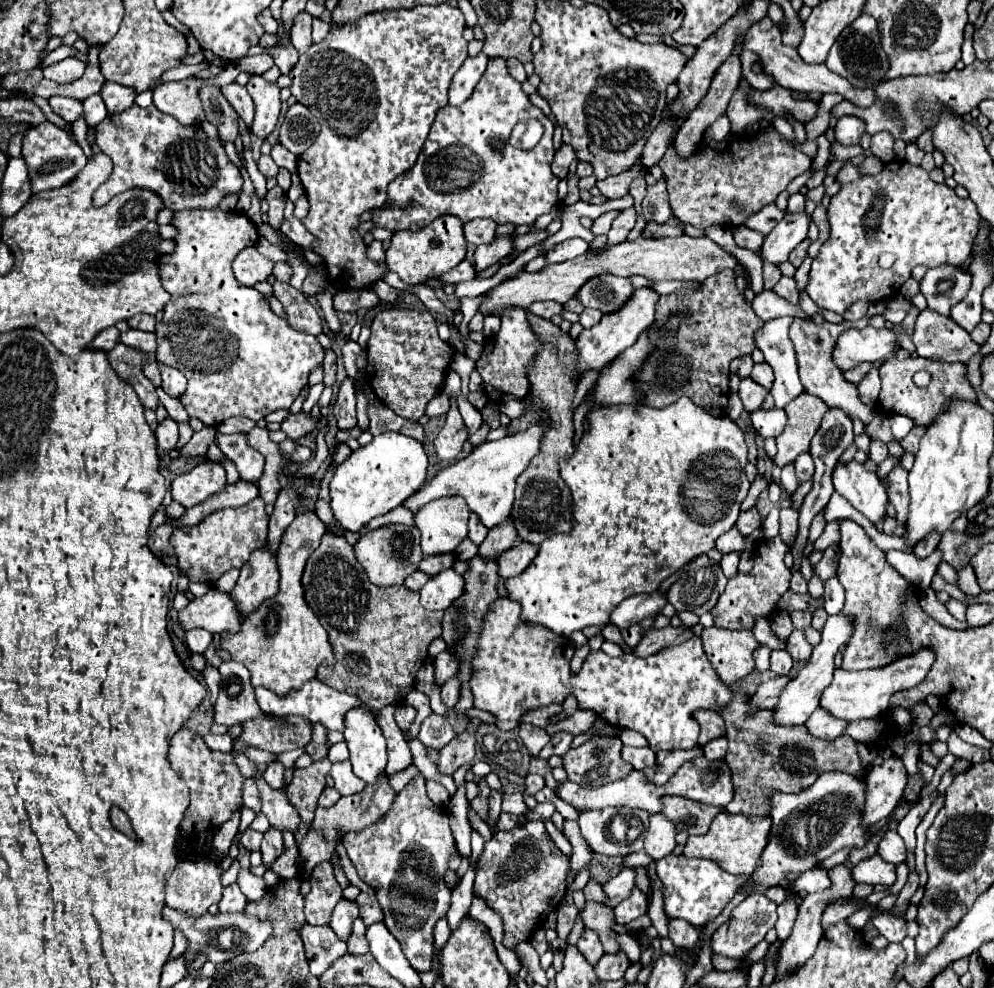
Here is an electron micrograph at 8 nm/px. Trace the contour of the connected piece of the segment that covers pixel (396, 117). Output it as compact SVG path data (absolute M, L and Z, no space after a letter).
M449 3L367 13L357 19L357 23L333 25L327 37L313 43L289 73L293 81L293 97L303 103L321 123L321 133L317 135L315 143L305 151L305 155L301 155L307 165L299 165L297 159L297 173L311 203L303 225L317 235L313 251L323 257L329 283L341 291L363 289L373 281L383 279L385 267L367 259L367 245L353 227L359 225L359 215L363 211L371 211L385 203L387 185L415 163L435 121L437 109L447 105L447 87L451 77L467 59L463 27L463 13Z

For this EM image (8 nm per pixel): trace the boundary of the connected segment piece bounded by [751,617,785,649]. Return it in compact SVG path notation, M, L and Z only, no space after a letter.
M757 617L757 625L753 625L751 631L753 631L755 639L757 639L761 645L767 645L767 647L771 647L771 649L785 649L785 643L781 643L781 641L773 635L767 617Z

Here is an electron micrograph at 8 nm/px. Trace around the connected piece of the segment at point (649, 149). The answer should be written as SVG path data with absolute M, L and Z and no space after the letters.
M673 121L669 123L659 123L657 129L651 133L645 149L643 149L643 165L645 167L651 167L655 163L659 163L659 159L663 157L663 153L667 151L667 143L671 139L671 127L673 127Z

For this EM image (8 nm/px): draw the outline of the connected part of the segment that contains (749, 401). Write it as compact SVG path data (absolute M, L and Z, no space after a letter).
M751 377L747 379L741 379L741 385L739 385L739 397L745 405L745 411L747 413L753 413L761 407L761 403L765 401L769 389L767 387L761 387L759 383L753 383Z

